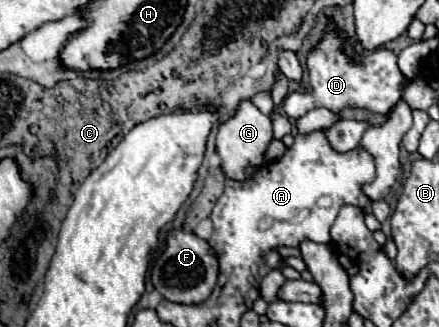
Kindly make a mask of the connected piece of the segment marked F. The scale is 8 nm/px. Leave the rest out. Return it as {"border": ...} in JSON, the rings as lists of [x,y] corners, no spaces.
{"border":[[[169,230],[165,240],[165,250],[153,262],[151,282],[165,300],[175,304],[195,306],[209,298],[209,294],[213,292],[217,284],[217,274],[219,274],[217,254],[211,250],[211,246],[203,238],[195,236],[193,232]]]}

